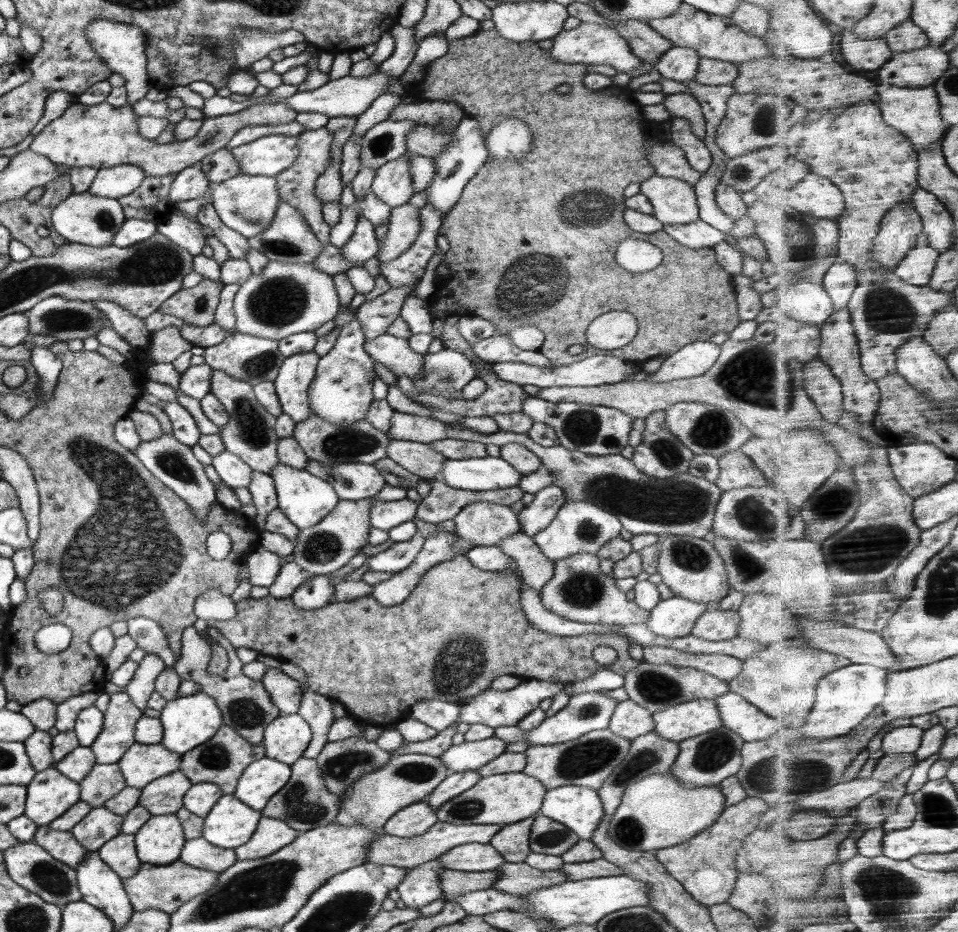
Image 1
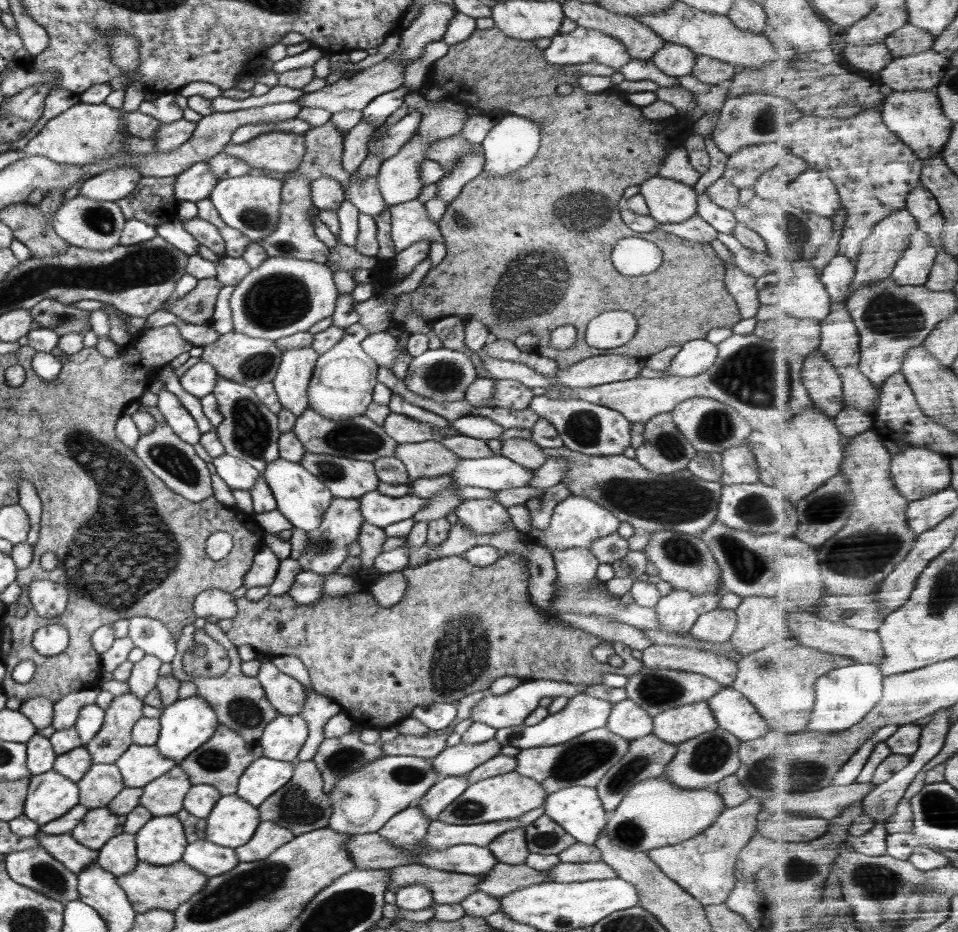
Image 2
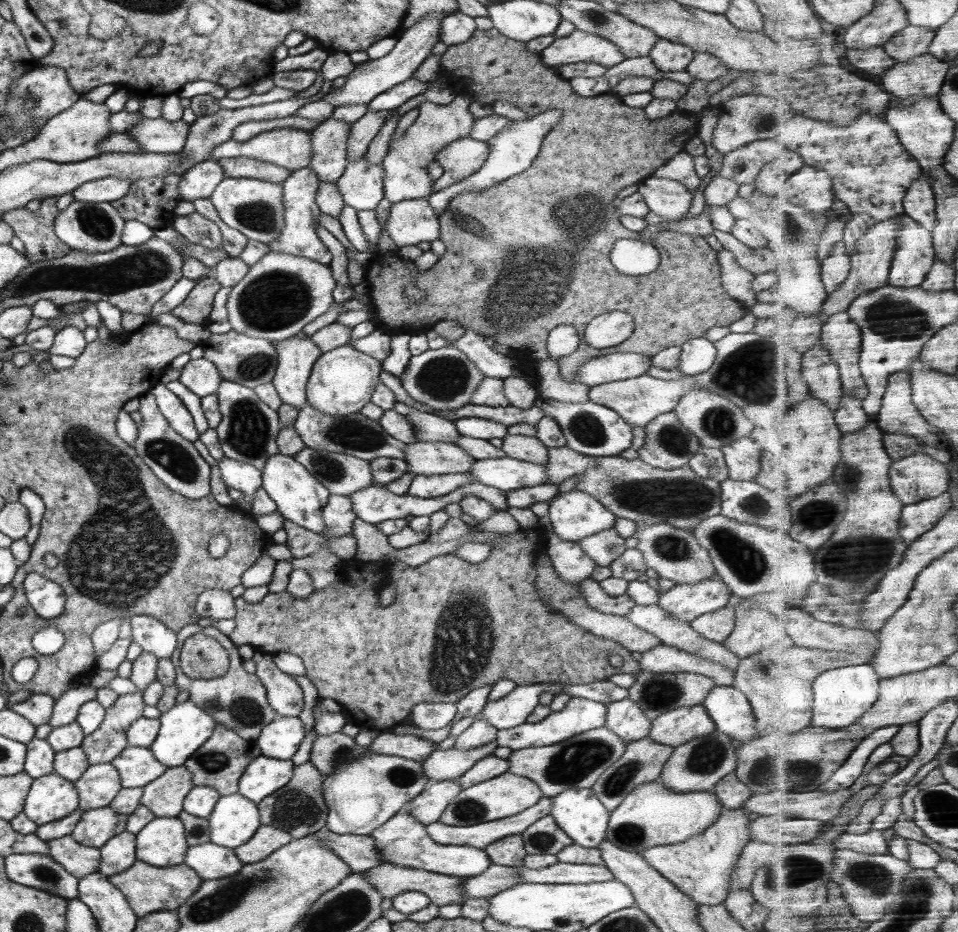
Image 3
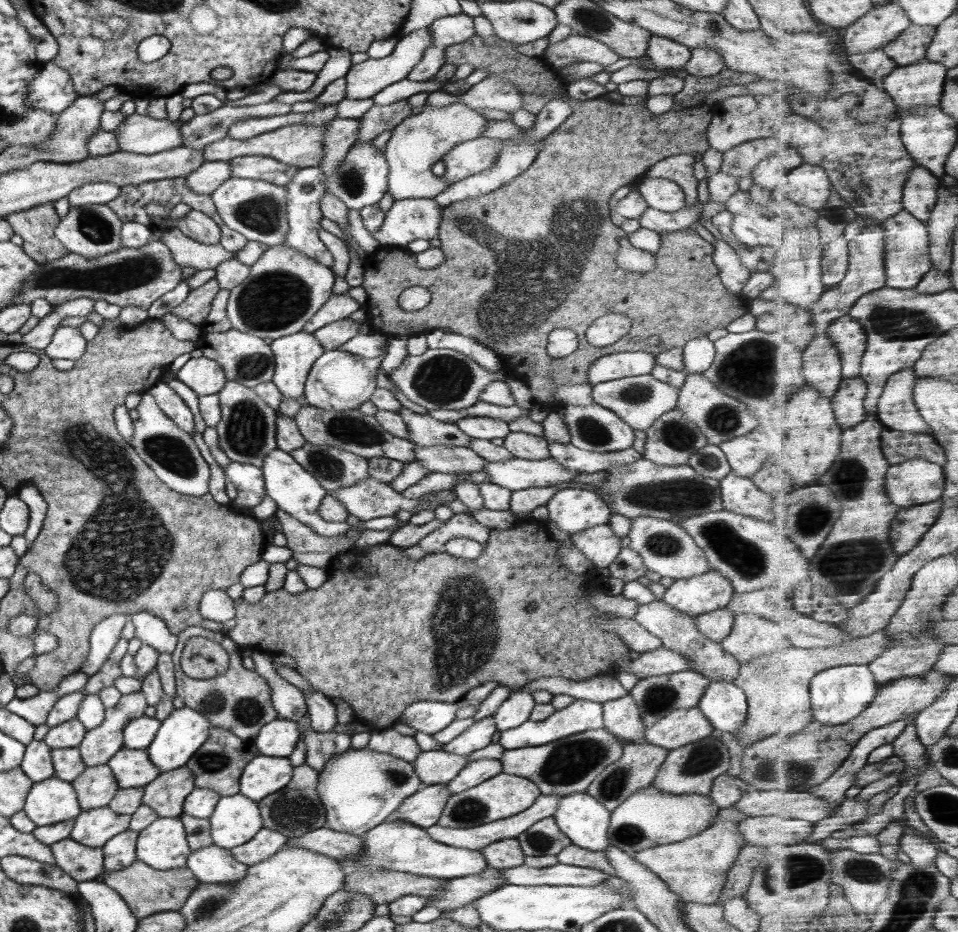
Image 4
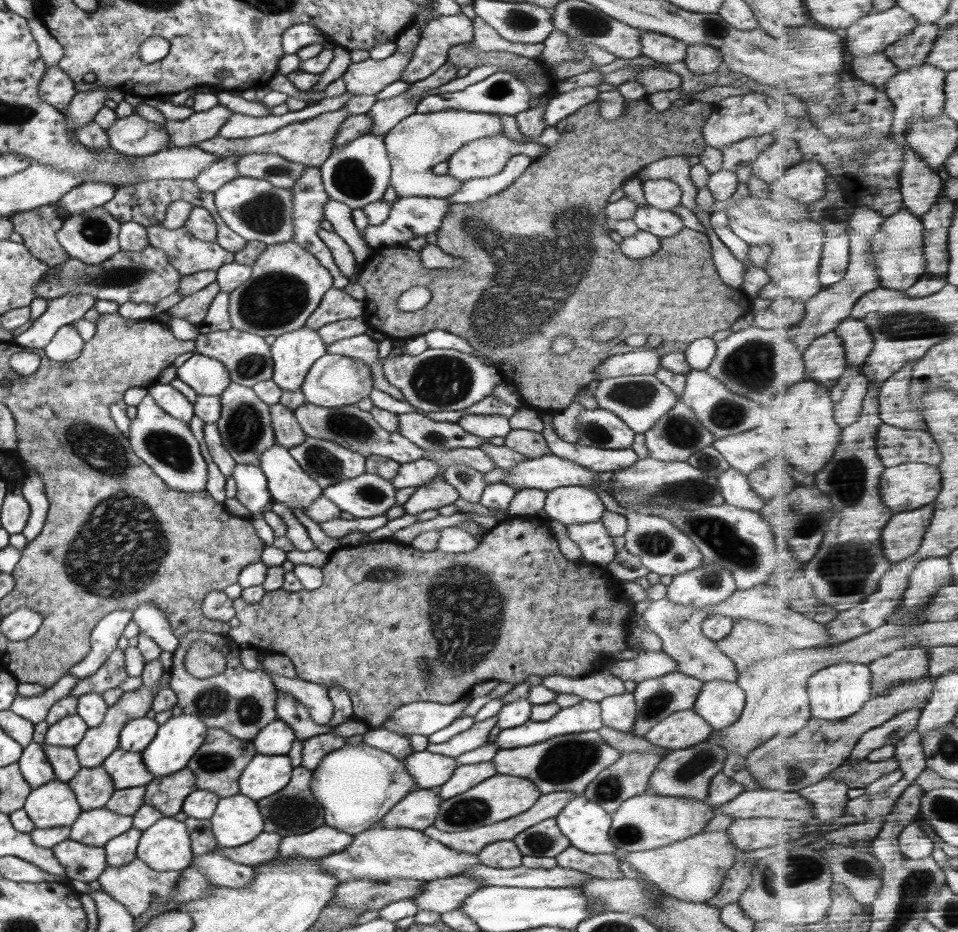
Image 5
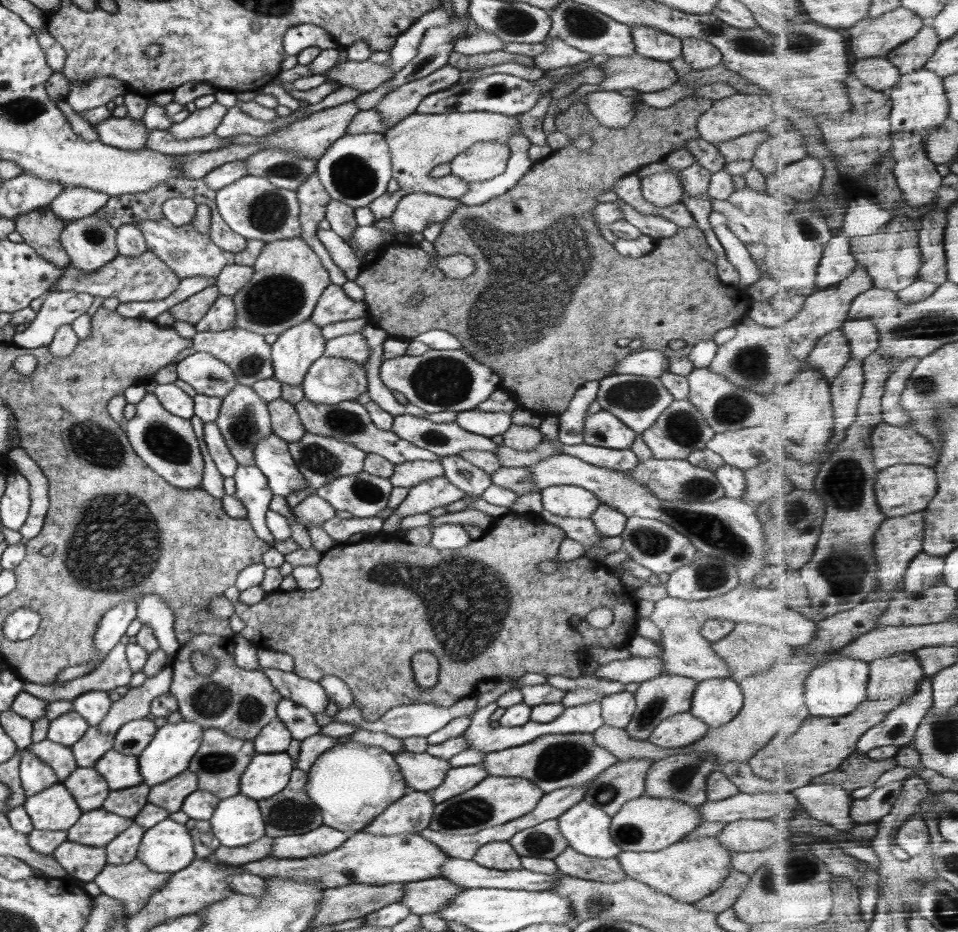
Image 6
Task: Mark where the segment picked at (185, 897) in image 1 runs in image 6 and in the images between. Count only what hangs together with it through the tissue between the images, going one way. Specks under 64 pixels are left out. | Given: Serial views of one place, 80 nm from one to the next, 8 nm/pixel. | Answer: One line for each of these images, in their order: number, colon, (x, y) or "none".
2: (148, 887)
3: (147, 888)
4: (146, 891)
5: (135, 885)
6: (132, 883)

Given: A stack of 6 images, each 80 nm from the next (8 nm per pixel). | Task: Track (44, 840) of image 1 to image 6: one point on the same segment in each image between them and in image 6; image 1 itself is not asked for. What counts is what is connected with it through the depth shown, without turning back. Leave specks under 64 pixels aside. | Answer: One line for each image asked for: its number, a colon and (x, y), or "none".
2: (75, 856)
3: (79, 860)
4: (83, 863)
5: (84, 863)
6: (82, 862)

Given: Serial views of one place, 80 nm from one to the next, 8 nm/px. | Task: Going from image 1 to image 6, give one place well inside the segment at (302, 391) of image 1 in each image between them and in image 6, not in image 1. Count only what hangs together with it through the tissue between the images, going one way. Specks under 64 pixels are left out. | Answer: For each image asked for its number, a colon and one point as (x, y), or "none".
2: (291, 381)
3: (296, 356)
4: (294, 354)
5: (293, 353)
6: (295, 349)

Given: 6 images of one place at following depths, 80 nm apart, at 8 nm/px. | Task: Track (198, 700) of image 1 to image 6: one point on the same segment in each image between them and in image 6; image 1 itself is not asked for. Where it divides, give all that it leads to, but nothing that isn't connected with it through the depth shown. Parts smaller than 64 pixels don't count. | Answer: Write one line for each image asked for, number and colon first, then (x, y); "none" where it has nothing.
2: (185, 725)
3: (184, 728)
4: (183, 731)
5: (176, 740)
6: (169, 752)

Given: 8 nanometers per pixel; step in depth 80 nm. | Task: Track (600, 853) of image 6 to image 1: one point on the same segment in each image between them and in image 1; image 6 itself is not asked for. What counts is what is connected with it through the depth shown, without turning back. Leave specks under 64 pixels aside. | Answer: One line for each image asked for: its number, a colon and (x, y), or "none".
1: (579, 808)
2: (578, 810)
3: (578, 813)
4: (585, 821)
5: (586, 825)

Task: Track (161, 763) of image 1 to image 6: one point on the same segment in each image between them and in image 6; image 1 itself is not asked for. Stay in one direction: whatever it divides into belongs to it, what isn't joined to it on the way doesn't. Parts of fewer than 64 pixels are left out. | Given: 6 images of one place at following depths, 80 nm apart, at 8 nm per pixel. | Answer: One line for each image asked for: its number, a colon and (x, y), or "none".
2: (139, 765)
3: (137, 766)
4: (132, 768)
5: (127, 769)
6: (120, 770)

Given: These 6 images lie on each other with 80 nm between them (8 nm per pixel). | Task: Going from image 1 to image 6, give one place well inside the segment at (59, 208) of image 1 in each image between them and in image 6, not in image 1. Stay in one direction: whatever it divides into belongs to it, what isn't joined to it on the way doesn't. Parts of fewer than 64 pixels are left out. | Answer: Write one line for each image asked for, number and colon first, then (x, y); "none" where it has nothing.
2: (95, 224)
3: (94, 226)
4: (89, 230)
5: (93, 237)
6: (90, 243)

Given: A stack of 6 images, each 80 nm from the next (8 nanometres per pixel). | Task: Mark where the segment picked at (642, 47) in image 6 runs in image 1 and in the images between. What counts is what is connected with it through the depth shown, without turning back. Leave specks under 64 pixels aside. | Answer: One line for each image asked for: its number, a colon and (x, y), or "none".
1: (680, 63)
2: (674, 60)
3: (668, 56)
4: (666, 54)
5: (663, 49)

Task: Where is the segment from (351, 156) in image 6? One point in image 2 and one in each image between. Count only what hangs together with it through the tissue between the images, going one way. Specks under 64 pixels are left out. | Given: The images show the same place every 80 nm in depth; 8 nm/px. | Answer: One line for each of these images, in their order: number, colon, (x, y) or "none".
2: (364, 194)
3: (361, 184)
4: (361, 179)
5: (358, 174)

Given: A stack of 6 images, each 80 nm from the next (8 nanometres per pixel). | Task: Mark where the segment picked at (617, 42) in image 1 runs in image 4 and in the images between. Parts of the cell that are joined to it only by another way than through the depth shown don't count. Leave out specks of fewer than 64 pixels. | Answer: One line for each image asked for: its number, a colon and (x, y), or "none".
2: (582, 45)
3: (579, 46)
4: (576, 48)

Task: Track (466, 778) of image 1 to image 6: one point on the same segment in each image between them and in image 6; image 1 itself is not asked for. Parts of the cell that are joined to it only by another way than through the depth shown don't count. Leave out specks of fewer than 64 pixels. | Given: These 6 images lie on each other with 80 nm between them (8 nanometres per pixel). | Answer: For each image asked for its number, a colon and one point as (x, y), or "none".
2: (444, 791)
3: (428, 806)
4: (423, 809)
5: (417, 810)
6: (411, 814)

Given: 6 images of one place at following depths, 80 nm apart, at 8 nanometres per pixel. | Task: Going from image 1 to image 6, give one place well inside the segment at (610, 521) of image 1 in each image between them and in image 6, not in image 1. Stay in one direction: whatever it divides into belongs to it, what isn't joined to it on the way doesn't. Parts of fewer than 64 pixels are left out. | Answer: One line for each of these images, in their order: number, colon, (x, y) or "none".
2: (577, 521)
3: (574, 515)
4: (572, 509)
5: (569, 505)
6: (570, 501)

